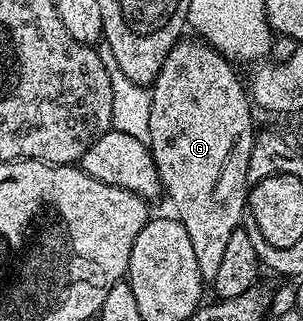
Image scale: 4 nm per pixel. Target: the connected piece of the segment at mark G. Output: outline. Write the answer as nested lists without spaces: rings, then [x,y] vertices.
[[[183,37],[175,43],[174,48],[168,53],[168,57],[164,57],[164,65],[160,69],[158,76],[154,78],[152,86],[149,88],[150,100],[152,101],[152,117],[148,117],[148,133],[150,134],[150,142],[148,144],[154,164],[158,170],[158,181],[164,195],[174,202],[176,210],[176,218],[182,222],[184,229],[188,229],[188,238],[192,241],[192,249],[196,253],[196,265],[200,269],[200,277],[203,284],[213,284],[216,272],[220,269],[220,264],[224,258],[224,252],[228,245],[228,237],[232,237],[234,231],[239,230],[240,224],[243,222],[246,213],[246,200],[251,198],[252,184],[248,179],[248,169],[252,161],[252,149],[254,148],[254,140],[256,138],[256,130],[254,131],[254,115],[252,110],[252,100],[248,94],[248,87],[245,82],[238,80],[238,75],[234,72],[235,64],[227,59],[225,55],[221,55],[217,49],[210,46],[205,39],[201,37]]]

